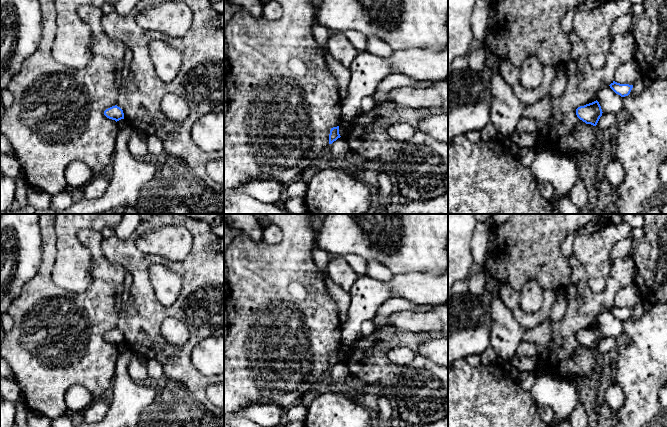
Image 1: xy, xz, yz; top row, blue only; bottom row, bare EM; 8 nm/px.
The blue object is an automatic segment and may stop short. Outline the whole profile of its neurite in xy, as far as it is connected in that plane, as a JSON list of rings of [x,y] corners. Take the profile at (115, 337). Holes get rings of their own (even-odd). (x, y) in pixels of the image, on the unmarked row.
[[[117,329],[106,333],[104,335],[104,339],[109,343],[115,344],[116,346],[121,343],[124,343],[123,334],[120,331],[118,331]]]

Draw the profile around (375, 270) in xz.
[[[367,260],[366,276],[376,280],[388,282],[391,280],[393,273],[386,266],[376,260]]]

